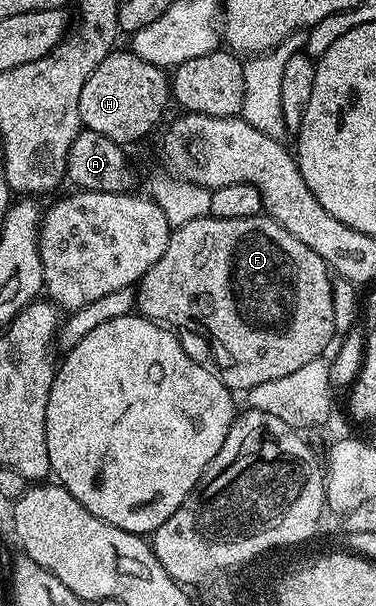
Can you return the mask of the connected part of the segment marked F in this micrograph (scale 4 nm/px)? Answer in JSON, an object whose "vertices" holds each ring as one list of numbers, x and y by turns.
{"vertices":[[210,215,203,219,191,219,191,223,183,223,170,232,167,251,145,272,145,276,136,286,137,304,135,309,140,316,164,323,174,330,190,329,193,333,201,332,213,344,214,362,212,361,212,364,215,366,221,382,231,391,238,391,237,389,248,391,259,387,259,383,271,383,271,379,283,379,283,375,291,375,291,371,303,367,303,363,316,361,324,354,321,352,328,347,329,340,332,338,334,340,335,337,332,289,331,273,325,261,319,259,319,255,315,255,315,251,311,251,311,247,307,247,307,243,299,243,299,239,295,239,295,235,291,235,291,231,279,227,279,223,275,223,268,215,251,219,219,219]]}

